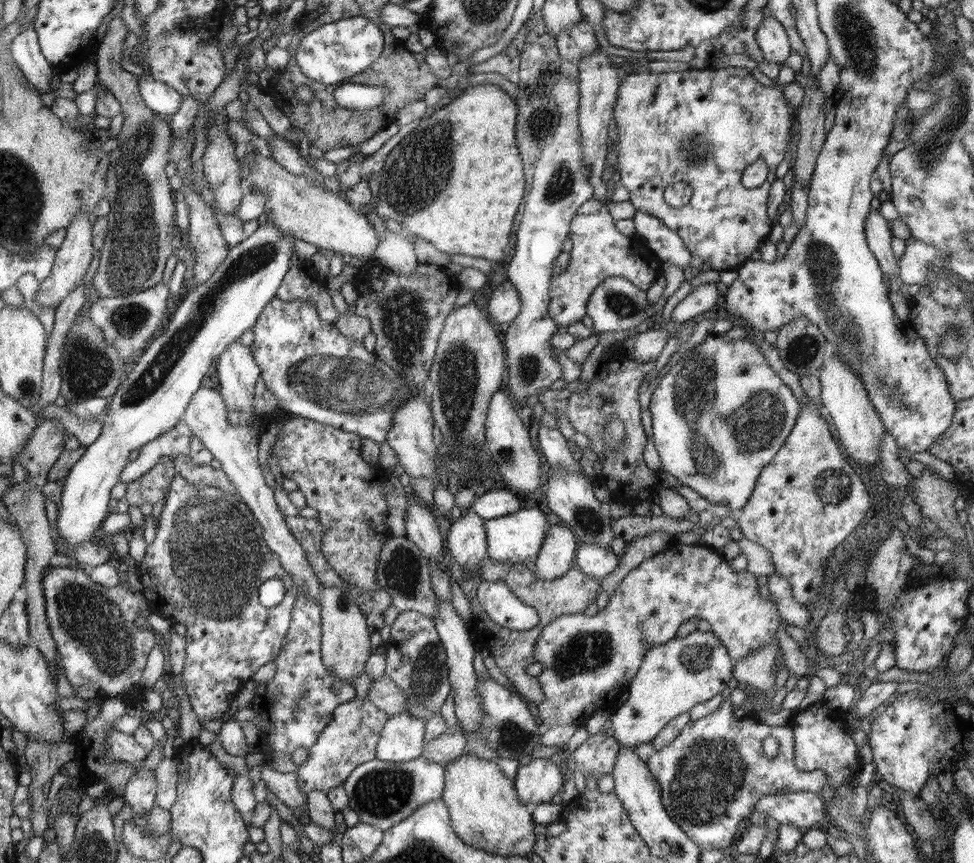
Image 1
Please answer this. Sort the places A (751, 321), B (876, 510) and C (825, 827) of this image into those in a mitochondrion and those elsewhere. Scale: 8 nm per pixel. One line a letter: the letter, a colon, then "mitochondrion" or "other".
A: other
B: other
C: other

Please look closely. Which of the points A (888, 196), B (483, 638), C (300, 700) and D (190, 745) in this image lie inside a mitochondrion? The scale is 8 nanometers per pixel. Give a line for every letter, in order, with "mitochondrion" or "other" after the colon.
A: other
B: other
C: mitochondrion
D: other

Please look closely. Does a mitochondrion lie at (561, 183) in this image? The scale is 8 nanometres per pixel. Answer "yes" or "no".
yes

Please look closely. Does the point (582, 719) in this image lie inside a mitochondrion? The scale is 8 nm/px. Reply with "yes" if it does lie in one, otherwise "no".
no

